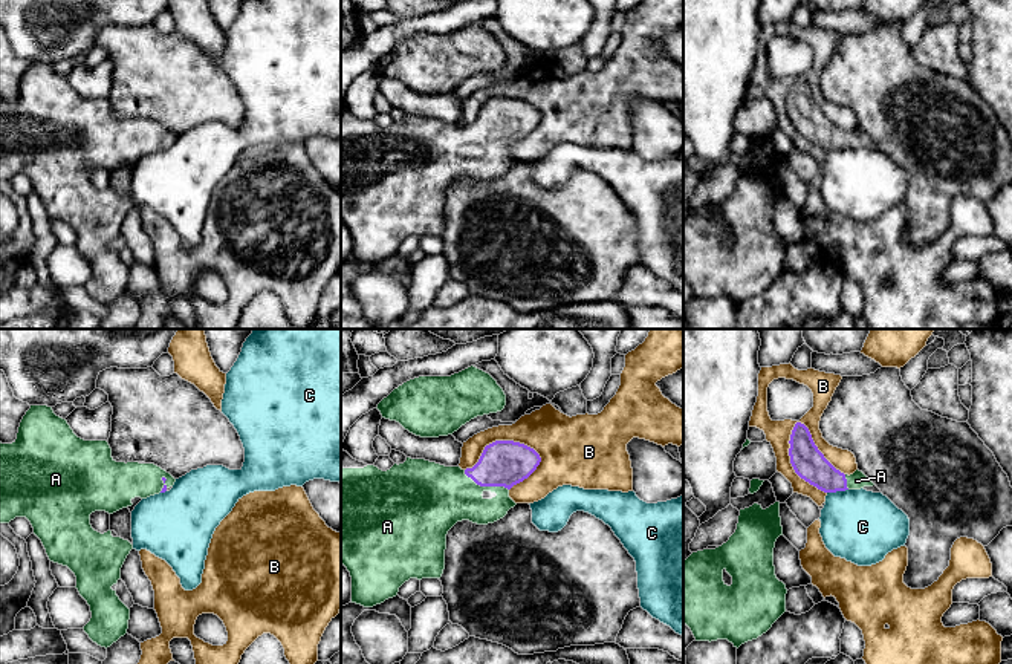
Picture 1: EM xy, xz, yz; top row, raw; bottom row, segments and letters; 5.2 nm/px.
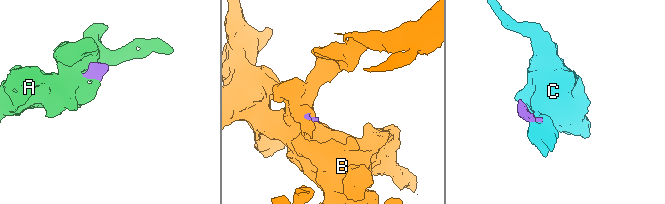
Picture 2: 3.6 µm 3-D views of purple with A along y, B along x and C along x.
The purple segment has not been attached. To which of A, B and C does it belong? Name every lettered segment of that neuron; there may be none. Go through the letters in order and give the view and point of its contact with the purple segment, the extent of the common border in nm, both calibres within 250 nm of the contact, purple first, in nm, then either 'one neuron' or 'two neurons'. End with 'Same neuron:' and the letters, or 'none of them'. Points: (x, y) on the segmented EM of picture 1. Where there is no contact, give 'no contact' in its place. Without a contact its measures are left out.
A: meets purple in xz at (485, 485); contact 260 nm long; 240 nm thick on the purple side, 320 nm on the other; one neuron
B: meets purple in yz at (791, 462); contact 420 nm long; 170 nm thick on the purple side, 130 nm on the other; two neurons
C: meets purple in yz at (836, 490); contact 110 nm long; 170 nm thick on the purple side, 380 nm on the other; two neurons
Same neuron: A

